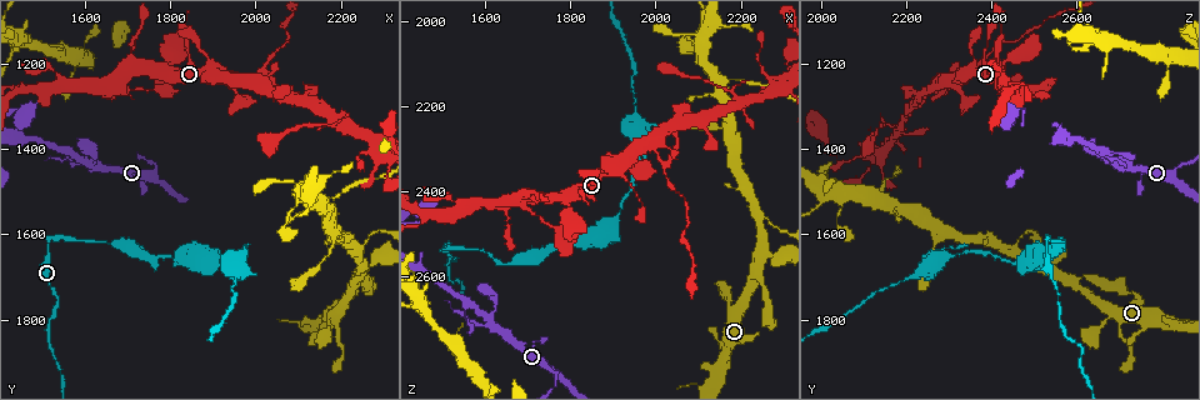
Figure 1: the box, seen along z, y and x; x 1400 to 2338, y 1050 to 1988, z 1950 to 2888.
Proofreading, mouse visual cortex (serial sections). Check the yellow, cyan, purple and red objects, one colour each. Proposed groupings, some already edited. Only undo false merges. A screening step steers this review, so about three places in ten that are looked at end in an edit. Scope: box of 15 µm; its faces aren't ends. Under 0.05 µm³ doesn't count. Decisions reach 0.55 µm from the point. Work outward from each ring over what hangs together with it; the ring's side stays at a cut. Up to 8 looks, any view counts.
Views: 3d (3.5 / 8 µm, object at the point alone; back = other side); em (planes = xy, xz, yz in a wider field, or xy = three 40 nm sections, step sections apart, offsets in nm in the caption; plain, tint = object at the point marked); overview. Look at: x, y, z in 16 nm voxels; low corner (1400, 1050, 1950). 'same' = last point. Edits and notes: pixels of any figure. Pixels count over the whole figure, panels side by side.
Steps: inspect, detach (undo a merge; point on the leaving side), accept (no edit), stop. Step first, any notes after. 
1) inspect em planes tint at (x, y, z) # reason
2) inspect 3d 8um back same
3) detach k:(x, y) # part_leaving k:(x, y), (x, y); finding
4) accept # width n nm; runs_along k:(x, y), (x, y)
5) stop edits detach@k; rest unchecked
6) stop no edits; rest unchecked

inspect 3d 3.5um at (2235, 1645, 2460) # a fork

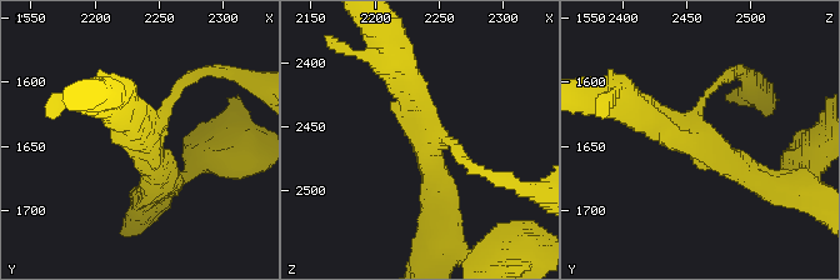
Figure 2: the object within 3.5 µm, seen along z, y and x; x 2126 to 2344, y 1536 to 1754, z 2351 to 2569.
inspect em planes tint at (2240, 1644, 2454) # arms 3; arm_widths 100, 300, 350 nm; need the tissue

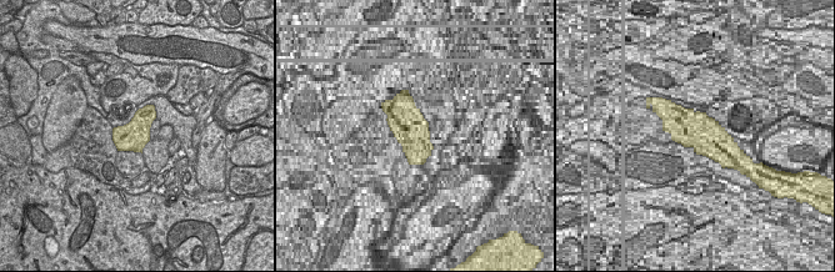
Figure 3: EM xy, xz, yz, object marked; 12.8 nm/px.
accept # runs_along 2:(759, 183), (630, 109); one cell here

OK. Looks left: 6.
inspect 3d 8um at (2150, 1520, 2145) # small branch off a trunk

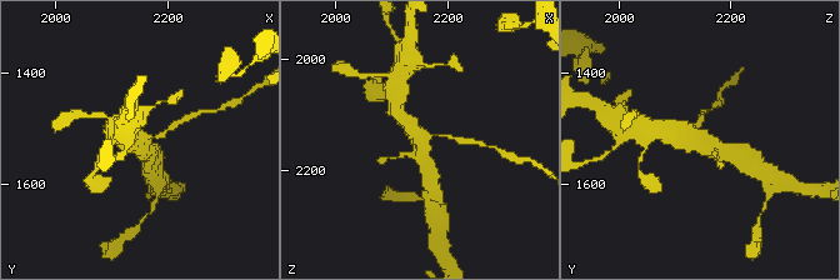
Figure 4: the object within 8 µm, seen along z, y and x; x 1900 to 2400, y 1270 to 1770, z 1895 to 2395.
inspect 3d 3.5um at (2155, 1520, 2145) # zoom in

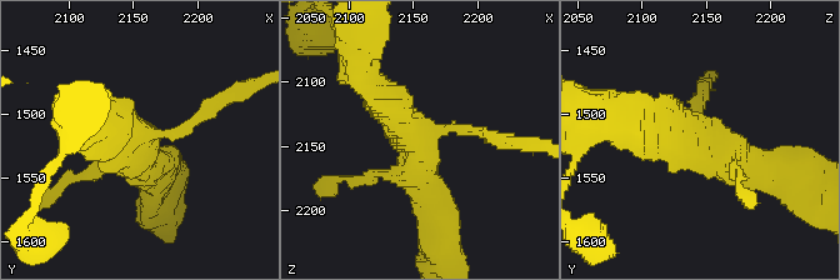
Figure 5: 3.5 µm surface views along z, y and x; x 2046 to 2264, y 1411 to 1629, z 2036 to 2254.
detach 5:(205, 110) # part_leaving 5:(170, 131), (261, 81); two cells meet here

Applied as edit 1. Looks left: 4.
inspect overview

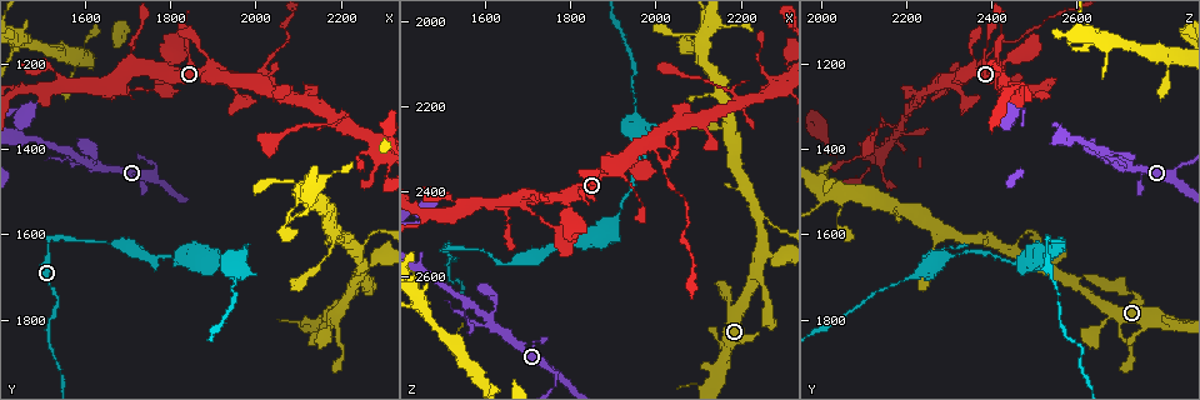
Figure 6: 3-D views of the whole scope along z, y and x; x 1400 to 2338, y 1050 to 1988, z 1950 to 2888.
inspect 3d 3.5um at (1765, 1435, 2850) # a narrow waist

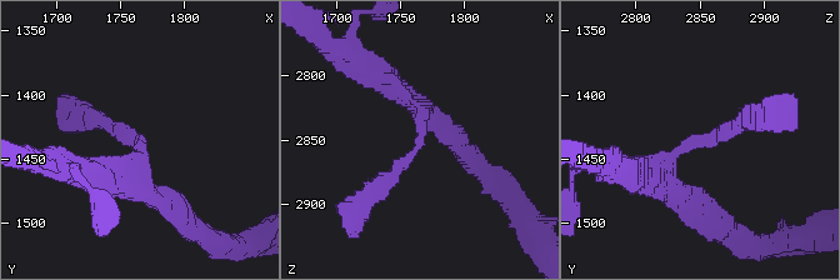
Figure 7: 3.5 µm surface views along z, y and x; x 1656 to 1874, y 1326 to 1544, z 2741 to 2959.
inspect em xy step 3 tint at (1766, 1440, 2848) # arm_widths 200, 300 nm

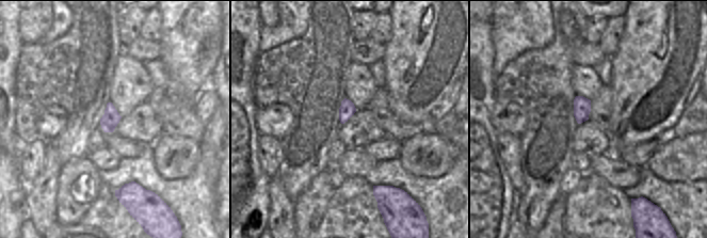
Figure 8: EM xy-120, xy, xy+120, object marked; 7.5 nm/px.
accept # one cell here

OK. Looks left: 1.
stop edits detach@5; rest unchecked

